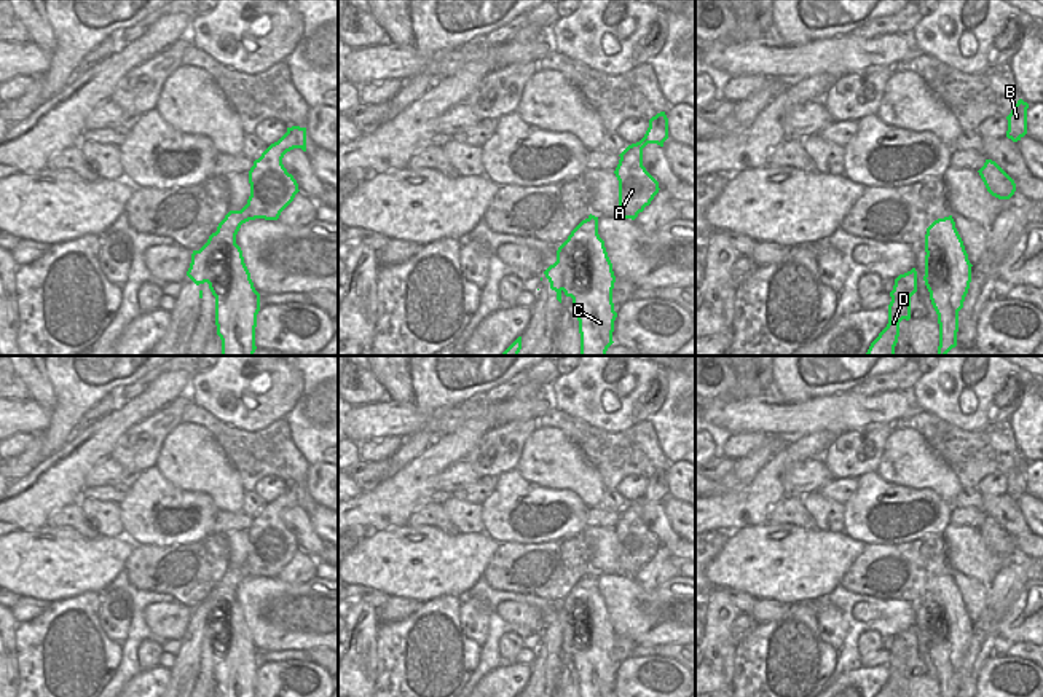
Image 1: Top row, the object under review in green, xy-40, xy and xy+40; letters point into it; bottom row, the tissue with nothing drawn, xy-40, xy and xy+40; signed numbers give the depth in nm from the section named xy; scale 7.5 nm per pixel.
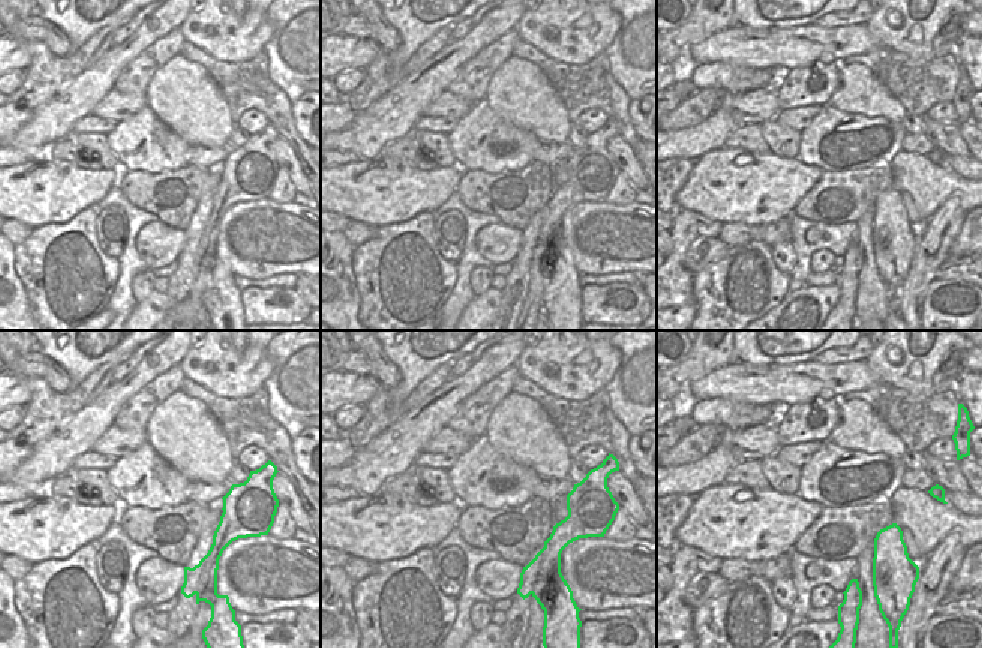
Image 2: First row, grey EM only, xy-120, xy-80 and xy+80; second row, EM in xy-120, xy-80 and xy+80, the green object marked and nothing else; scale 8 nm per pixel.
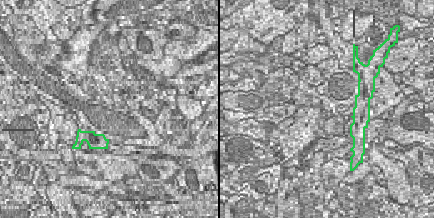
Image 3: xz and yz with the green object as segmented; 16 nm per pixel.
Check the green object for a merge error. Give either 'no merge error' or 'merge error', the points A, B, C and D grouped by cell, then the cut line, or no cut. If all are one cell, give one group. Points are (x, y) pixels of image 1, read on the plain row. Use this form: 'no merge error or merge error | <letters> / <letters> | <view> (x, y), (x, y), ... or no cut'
merge error | A B D / C | xy (581, 586), (587, 594), (590, 641), (576, 649), (573, 659)

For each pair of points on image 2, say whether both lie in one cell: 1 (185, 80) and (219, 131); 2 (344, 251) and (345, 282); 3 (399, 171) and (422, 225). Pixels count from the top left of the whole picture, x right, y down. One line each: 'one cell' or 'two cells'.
1: one cell
2: one cell
3: two cells

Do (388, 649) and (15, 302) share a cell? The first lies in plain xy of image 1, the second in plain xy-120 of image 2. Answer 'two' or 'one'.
two

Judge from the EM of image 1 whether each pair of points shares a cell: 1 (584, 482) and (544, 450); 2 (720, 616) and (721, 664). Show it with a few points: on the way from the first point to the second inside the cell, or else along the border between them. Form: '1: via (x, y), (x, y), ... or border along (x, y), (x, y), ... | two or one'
1: via (574, 472), (554, 460) | one
2: via (720, 627), (720, 653) | one

